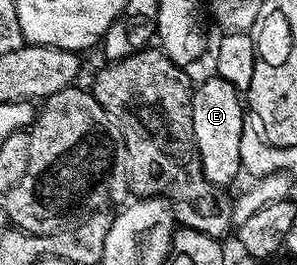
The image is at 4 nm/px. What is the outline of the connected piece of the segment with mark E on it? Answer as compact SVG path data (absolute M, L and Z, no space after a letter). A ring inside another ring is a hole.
M210 76L198 83L191 96L191 115L193 116L193 136L199 149L199 159L203 165L203 174L217 188L224 188L241 174L241 132L245 102L240 91L229 84L229 80Z

